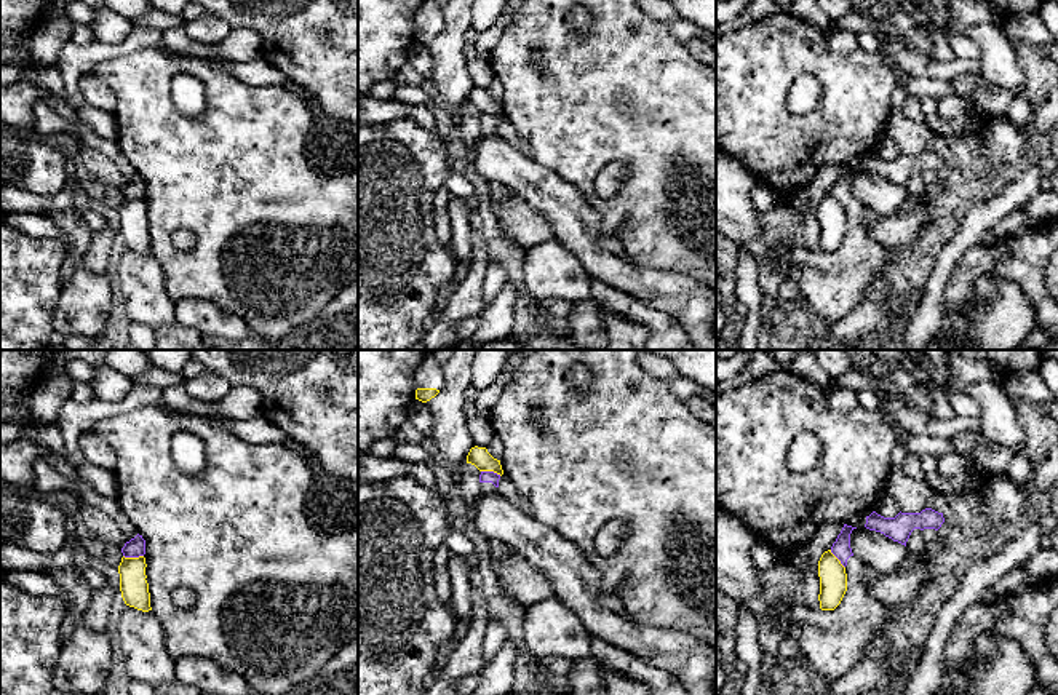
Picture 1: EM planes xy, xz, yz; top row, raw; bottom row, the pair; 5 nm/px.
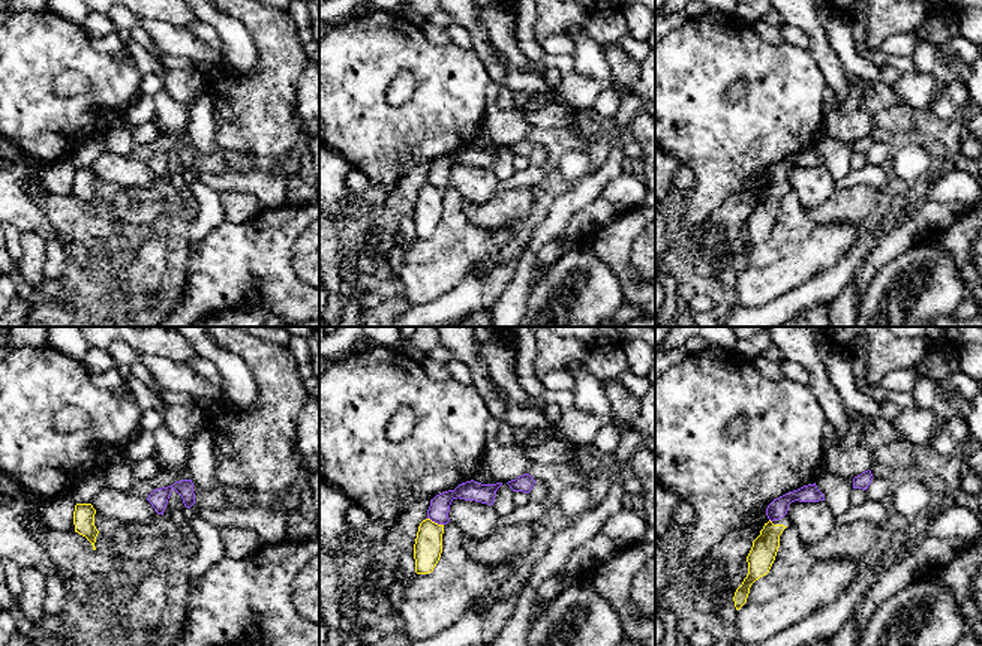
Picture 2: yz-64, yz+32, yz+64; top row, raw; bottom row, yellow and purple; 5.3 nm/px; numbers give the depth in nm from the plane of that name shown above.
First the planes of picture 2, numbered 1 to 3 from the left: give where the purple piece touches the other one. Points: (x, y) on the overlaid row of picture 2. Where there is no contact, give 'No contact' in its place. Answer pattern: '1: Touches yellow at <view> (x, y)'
1: No contact
2: Touches yellow at yz+32 (434, 522)
3: No contact

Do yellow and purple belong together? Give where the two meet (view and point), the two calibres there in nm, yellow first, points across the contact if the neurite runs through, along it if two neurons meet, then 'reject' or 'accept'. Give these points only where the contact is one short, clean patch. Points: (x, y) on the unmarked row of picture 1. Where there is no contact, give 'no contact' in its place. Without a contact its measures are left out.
xy (133, 200) | 140/100 nm | along xy (123, 197), (143, 198) | reject

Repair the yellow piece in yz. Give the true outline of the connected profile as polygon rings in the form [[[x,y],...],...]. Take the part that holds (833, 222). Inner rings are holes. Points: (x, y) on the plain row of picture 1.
[[[825,193],[818,203],[818,219],[820,219],[820,251],[834,252],[845,233],[847,233],[847,216],[841,203],[831,195]]]

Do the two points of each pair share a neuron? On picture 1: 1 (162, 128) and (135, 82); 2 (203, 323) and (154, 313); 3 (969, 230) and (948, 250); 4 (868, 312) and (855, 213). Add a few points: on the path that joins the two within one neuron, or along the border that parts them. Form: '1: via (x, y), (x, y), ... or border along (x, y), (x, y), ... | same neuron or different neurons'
1: via (151, 117), (144, 111), (143, 93) | same neuron
2: border along (175, 302), (176, 321) | different neurons
3: via (964, 235), (953, 246) | same neuron
4: border along (863, 302), (831, 323) | different neurons

